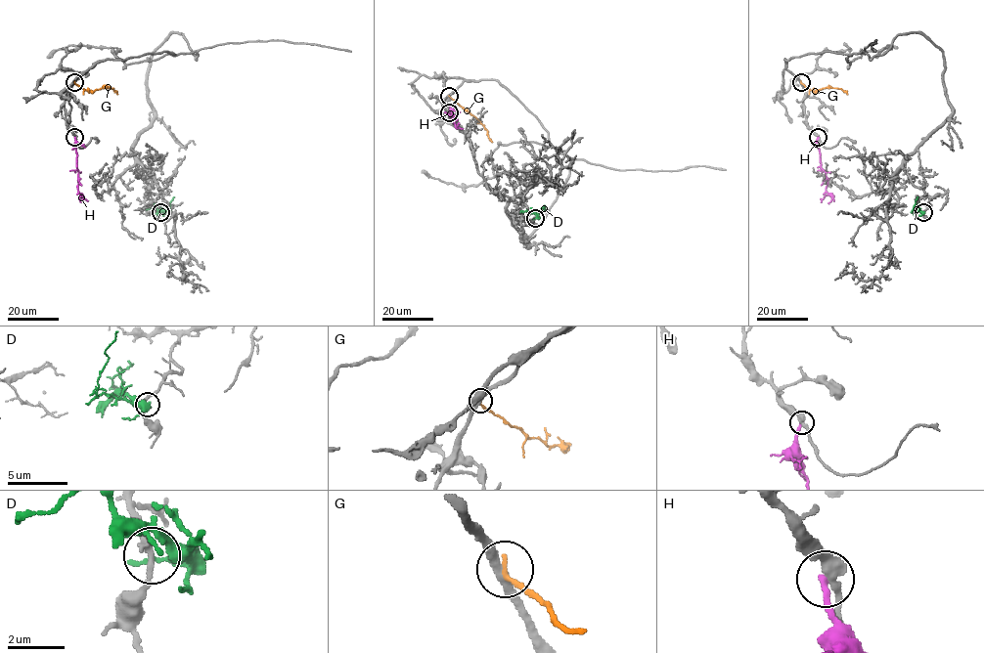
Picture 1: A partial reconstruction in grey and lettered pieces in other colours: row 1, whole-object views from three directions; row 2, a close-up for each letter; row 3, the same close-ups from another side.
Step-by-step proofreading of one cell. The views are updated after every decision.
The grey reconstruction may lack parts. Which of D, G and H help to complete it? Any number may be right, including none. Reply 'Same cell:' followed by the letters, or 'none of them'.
Same cell: none of them

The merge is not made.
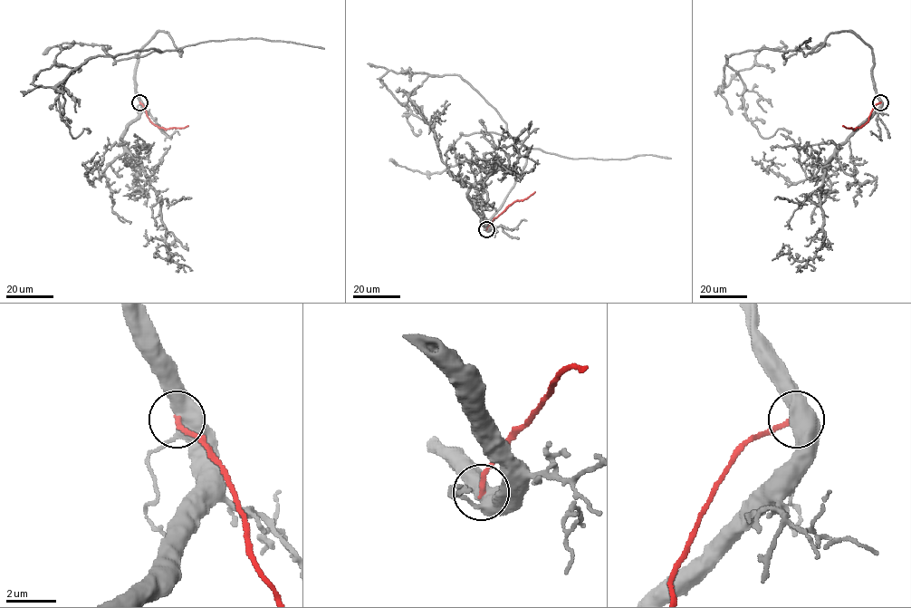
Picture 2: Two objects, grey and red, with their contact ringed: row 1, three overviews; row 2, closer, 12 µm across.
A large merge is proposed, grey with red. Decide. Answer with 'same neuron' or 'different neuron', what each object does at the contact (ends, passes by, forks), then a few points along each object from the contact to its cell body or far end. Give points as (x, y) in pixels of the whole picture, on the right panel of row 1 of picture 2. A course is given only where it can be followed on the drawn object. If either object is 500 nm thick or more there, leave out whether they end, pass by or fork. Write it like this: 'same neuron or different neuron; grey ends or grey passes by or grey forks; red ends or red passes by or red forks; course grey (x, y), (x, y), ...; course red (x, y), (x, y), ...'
different neuron; grey forks; red ends; course grey (880, 101), (871, 49), (847, 31), (805, 56), (726, 55), (721, 86), (780, 41); course red (880, 102), (860, 127), (853, 129), (842, 126)

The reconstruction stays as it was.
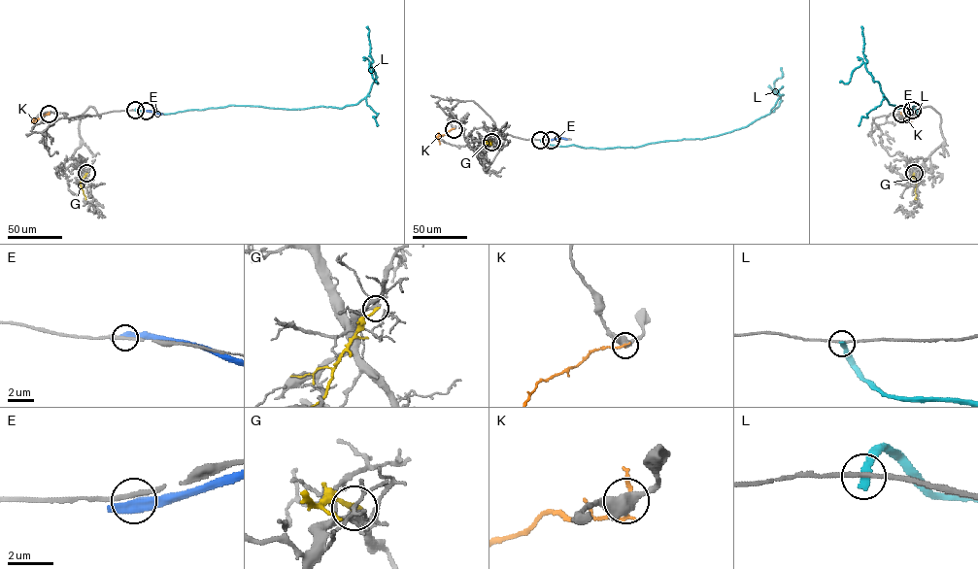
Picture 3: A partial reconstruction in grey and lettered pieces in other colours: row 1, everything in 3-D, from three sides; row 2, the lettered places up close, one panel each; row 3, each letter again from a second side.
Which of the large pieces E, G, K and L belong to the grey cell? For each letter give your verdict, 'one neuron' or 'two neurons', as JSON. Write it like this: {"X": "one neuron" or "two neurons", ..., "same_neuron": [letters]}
{"E": "two neurons", "G": "two neurons", "K": "two neurons", "L": "two neurons", "same_neuron": []}

